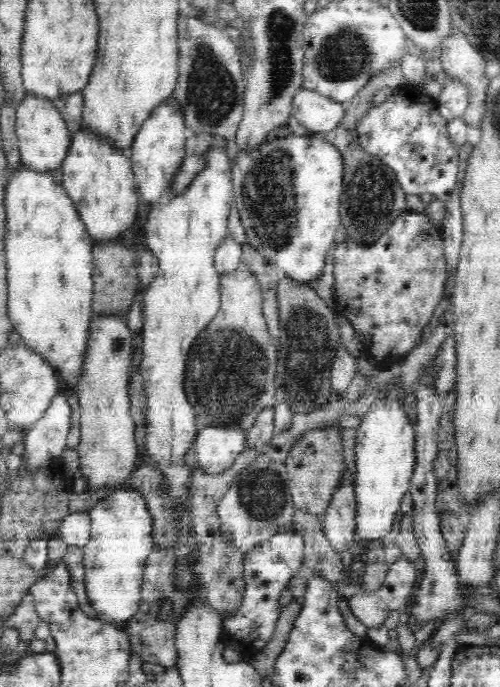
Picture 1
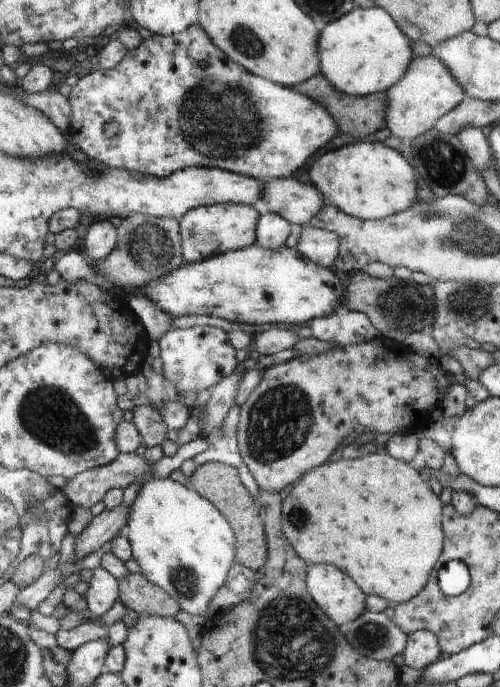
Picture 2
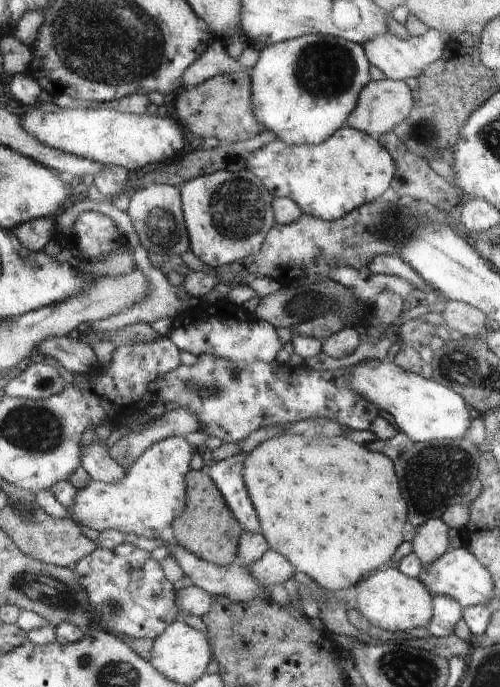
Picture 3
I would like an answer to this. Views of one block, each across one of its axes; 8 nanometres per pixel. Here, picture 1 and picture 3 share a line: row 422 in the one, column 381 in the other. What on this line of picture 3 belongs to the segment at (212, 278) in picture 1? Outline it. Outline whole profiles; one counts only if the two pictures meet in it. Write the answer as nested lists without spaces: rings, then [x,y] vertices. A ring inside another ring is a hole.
[[[351,126],[339,128],[339,132],[323,144],[287,144],[275,140],[253,152],[247,168],[263,180],[275,198],[291,198],[301,206],[303,214],[325,222],[343,220],[347,212],[379,200],[379,196],[391,188],[395,174],[395,164],[387,150],[381,148],[373,136]]]

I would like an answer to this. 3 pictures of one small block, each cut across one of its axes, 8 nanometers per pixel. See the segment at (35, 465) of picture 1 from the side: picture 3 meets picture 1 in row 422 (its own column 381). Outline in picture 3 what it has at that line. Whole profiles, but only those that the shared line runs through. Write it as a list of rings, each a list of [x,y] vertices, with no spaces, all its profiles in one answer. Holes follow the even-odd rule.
[[[427,30],[421,36],[413,36],[407,40],[399,40],[395,36],[379,36],[377,40],[371,40],[369,44],[363,44],[361,48],[367,50],[367,60],[371,66],[381,70],[385,74],[385,80],[405,82],[407,78],[419,78],[421,70],[425,70],[427,64],[433,64],[441,58],[447,38],[443,38],[437,30]]]

